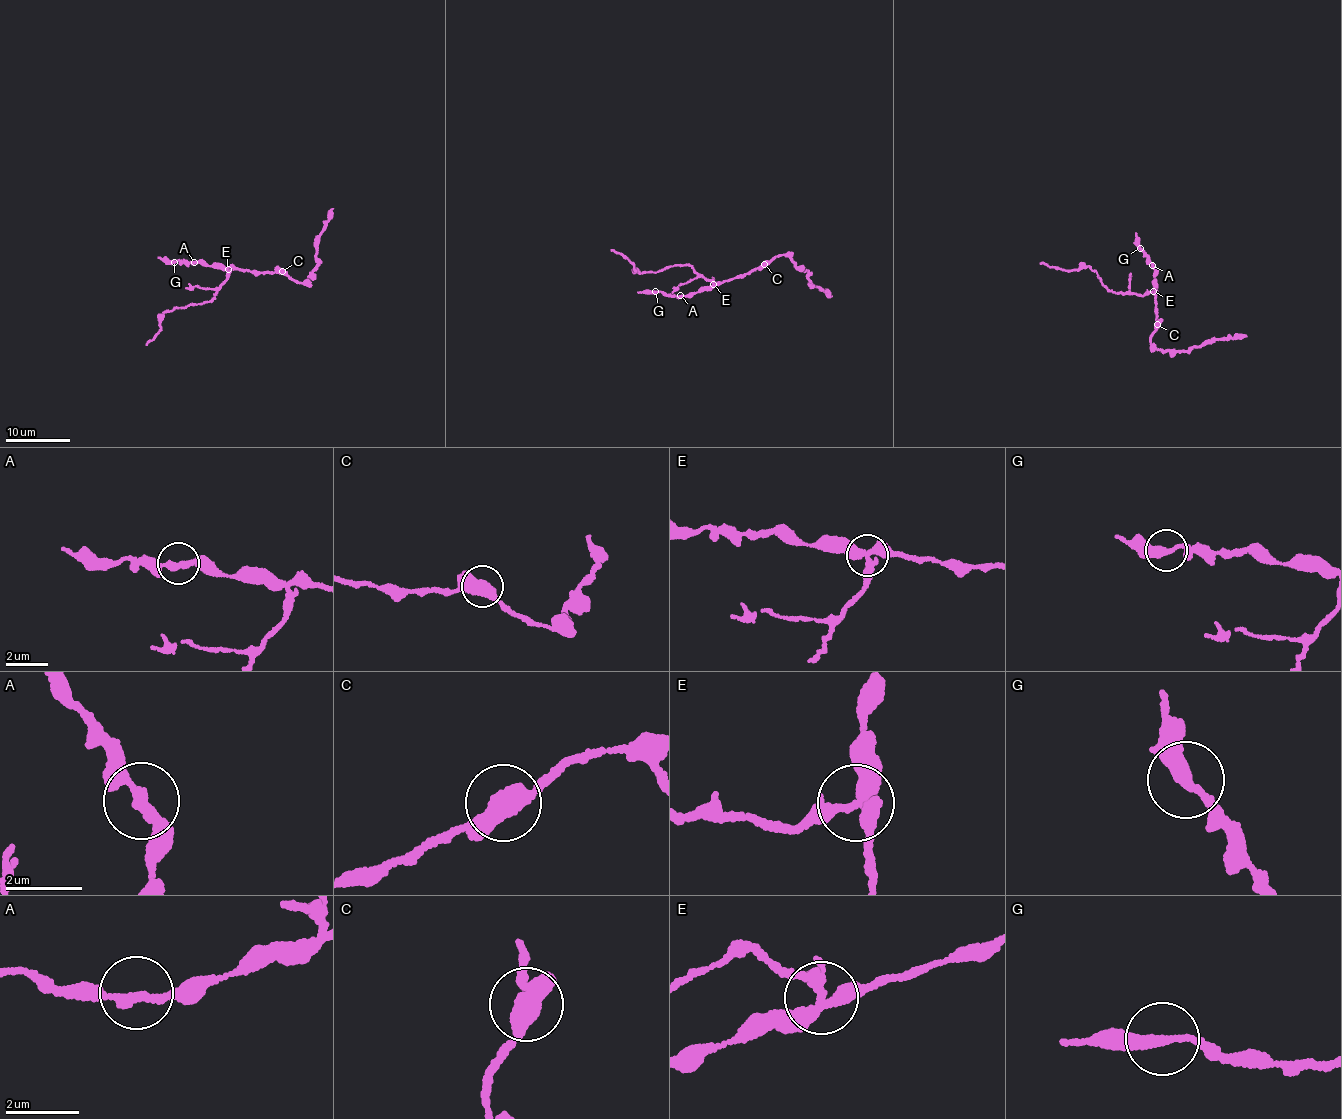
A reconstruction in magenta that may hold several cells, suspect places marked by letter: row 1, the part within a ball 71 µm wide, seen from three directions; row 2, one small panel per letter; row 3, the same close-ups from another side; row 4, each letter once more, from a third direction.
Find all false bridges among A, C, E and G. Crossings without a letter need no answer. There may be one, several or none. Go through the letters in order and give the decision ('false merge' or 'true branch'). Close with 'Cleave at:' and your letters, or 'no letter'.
A: true branch
C: true branch
E: false merge
G: true branch
Cleave at: E

